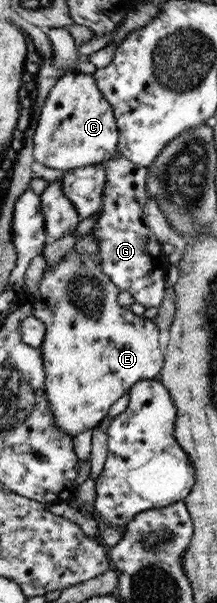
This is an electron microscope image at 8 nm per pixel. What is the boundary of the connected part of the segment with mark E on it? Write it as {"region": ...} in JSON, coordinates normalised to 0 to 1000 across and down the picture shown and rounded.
{"region":[[[332,413],[253,441],[207,446],[147,507],[147,522],[217,542],[184,580],[203,584],[207,648],[253,705],[332,725],[396,711],[465,708],[465,701],[502,695],[502,678],[548,660],[631,633],[728,624],[756,607],[760,580],[714,531],[631,522],[631,516],[599,516],[576,502],[558,502],[558,481],[484,453],[479,433],[442,420]]]}

